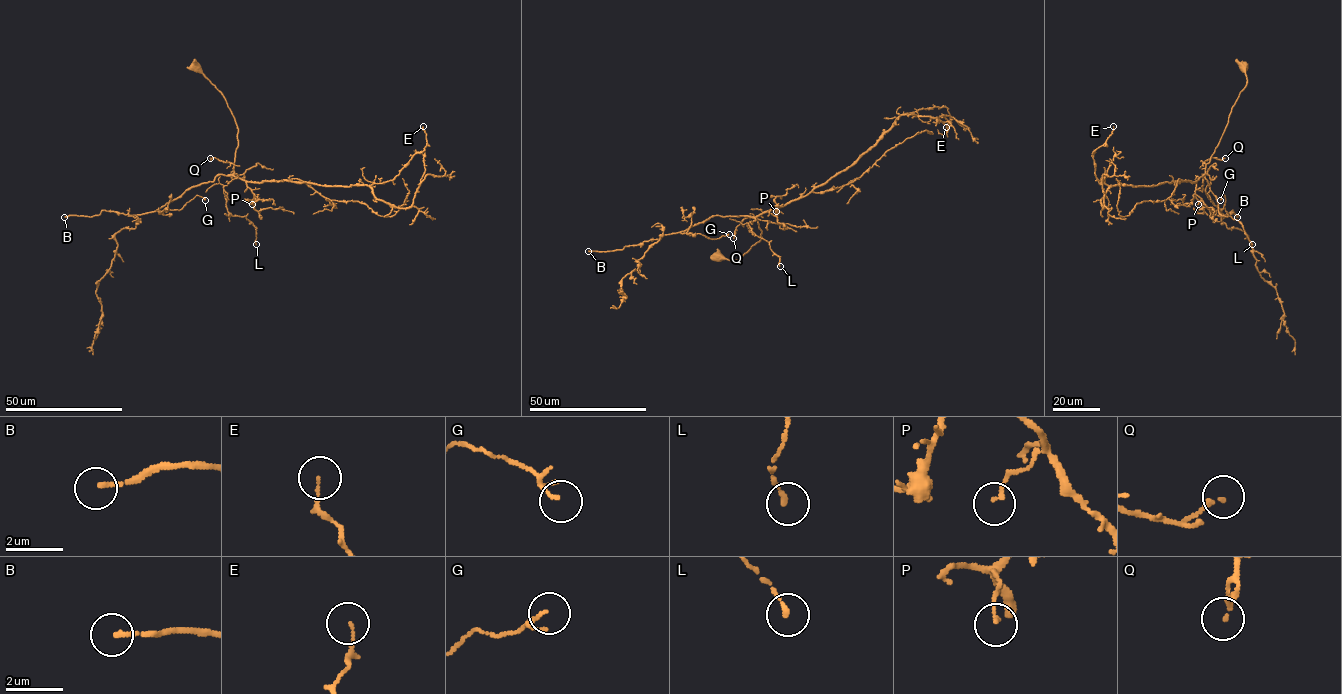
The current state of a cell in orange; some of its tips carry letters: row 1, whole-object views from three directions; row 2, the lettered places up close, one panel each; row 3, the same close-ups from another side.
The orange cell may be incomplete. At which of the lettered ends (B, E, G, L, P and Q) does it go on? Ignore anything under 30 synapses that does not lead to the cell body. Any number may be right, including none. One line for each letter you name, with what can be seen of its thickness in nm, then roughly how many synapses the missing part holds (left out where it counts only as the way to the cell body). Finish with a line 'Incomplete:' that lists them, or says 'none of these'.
B: 150 nm | 70 syn
Incomplete: B

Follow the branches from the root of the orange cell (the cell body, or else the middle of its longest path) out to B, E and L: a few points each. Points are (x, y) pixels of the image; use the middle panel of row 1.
B: (719, 258), (736, 260), (760, 240), (757, 218), (714, 215), (683, 231), (622, 249), (588, 251)
E: (719, 258), (740, 258), (761, 239), (758, 216), (845, 171), (900, 115), (946, 107), (946, 127)
L: (719, 258), (736, 260), (760, 240), (756, 218), (747, 223), (749, 231), (769, 243), (780, 266)

